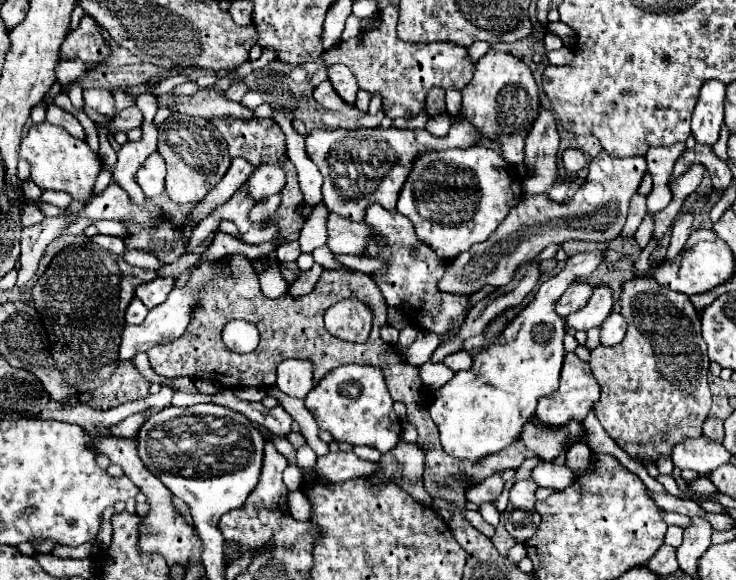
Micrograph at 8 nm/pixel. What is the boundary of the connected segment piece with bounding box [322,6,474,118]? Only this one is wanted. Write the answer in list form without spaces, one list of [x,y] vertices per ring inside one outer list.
[[[388,6],[380,12],[380,28],[364,30],[348,42],[334,44],[322,54],[326,66],[346,64],[358,80],[358,86],[370,94],[380,94],[384,100],[384,110],[390,118],[416,116],[424,108],[426,94],[432,86],[440,88],[464,88],[474,74],[474,64],[466,60],[466,48],[448,42],[434,44],[414,44],[404,42],[396,34],[398,8]]]

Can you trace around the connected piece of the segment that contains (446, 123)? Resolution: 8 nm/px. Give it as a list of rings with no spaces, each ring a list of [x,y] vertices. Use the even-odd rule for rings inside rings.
[[[446,112],[436,117],[430,116],[430,120],[428,120],[428,124],[426,124],[426,130],[428,130],[430,134],[434,134],[434,136],[444,137],[453,123],[452,120],[453,119],[447,115]]]

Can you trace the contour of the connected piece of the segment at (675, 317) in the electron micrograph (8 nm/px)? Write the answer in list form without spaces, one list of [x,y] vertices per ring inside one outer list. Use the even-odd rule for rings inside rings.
[[[644,276],[644,278],[632,278],[630,282],[624,282],[622,286],[622,294],[620,294],[620,302],[622,302],[622,316],[626,318],[628,322],[628,332],[624,336],[624,340],[612,348],[606,348],[606,346],[598,346],[590,352],[590,368],[592,368],[592,374],[596,376],[596,380],[600,382],[600,400],[594,404],[594,414],[596,418],[600,420],[602,428],[608,432],[608,436],[628,454],[632,456],[634,460],[646,464],[648,460],[656,462],[658,456],[670,456],[672,454],[672,448],[676,444],[680,444],[682,440],[686,438],[700,438],[702,436],[702,426],[710,414],[710,406],[712,406],[712,394],[710,394],[710,388],[708,388],[708,366],[710,366],[710,360],[708,360],[708,354],[706,354],[706,348],[704,348],[704,340],[700,336],[700,316],[696,312],[696,308],[692,308],[692,302],[688,296],[684,296],[682,292],[672,292],[670,288],[664,288],[660,284],[656,284],[656,280],[652,276]]]

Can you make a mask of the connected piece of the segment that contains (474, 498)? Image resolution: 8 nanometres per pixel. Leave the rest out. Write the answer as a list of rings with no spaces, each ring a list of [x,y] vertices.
[[[492,474],[488,476],[482,484],[476,484],[472,486],[468,492],[466,492],[466,498],[474,504],[484,504],[484,502],[494,502],[500,498],[504,490],[504,480],[500,478],[500,474]]]

